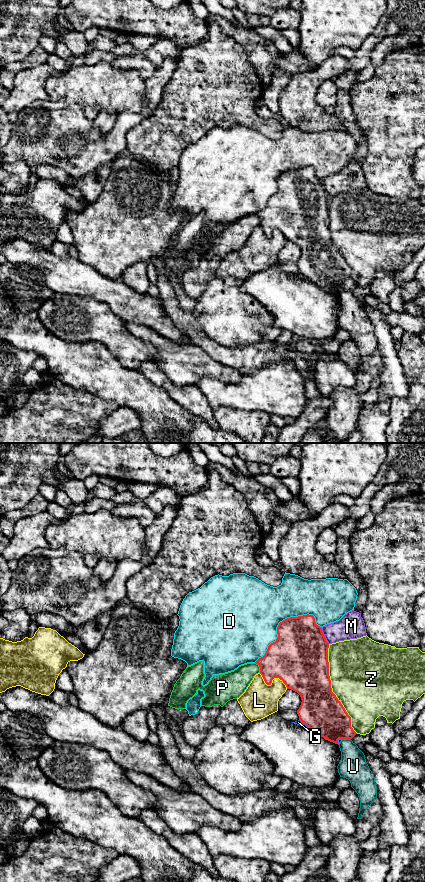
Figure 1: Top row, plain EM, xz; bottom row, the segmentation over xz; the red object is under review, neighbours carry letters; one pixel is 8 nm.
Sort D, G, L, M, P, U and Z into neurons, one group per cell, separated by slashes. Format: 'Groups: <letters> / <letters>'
Groups: D / G U / L / M / P / Z

